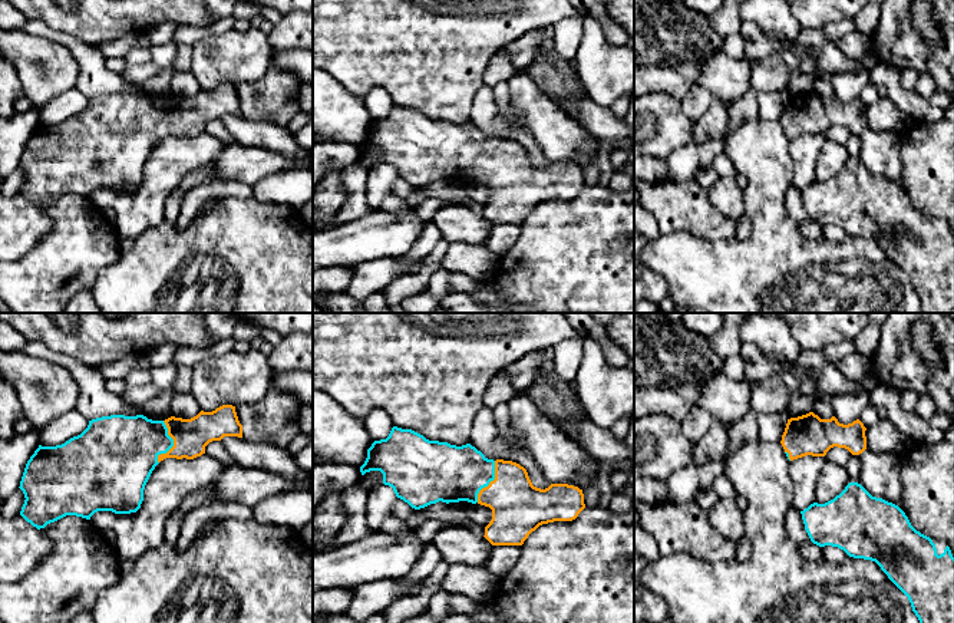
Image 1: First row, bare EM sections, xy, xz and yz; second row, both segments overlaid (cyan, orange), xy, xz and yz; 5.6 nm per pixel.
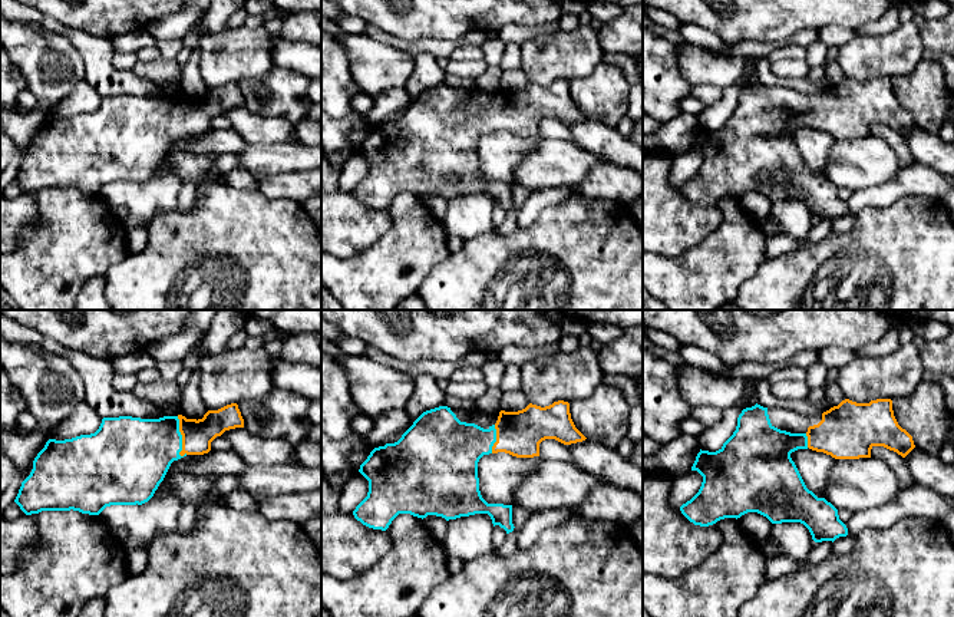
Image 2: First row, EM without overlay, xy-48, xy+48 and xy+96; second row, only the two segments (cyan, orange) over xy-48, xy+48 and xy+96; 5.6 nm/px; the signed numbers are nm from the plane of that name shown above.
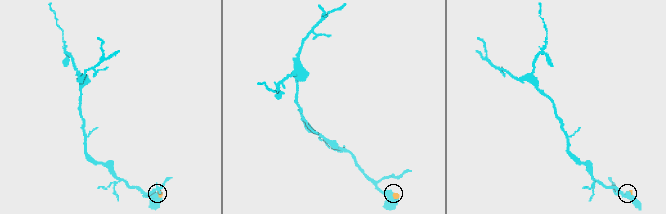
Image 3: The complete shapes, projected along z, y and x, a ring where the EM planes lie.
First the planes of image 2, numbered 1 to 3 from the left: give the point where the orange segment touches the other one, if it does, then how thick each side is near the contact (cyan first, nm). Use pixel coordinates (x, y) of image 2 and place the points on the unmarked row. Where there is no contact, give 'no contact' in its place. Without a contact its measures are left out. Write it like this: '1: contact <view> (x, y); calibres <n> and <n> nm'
1: contact xy-48 (181, 115); calibres 380 and 180 nm
2: contact xy+48 (495, 118); calibres 320 and 260 nm
3: contact xy+96 (806, 119); calibres 300 and 320 nm

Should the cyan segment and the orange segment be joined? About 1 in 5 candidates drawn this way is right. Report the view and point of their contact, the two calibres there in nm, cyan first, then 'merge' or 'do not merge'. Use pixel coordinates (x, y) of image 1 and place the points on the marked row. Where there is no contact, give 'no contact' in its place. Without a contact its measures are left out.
xy (172, 444) | 340/200 nm | merge

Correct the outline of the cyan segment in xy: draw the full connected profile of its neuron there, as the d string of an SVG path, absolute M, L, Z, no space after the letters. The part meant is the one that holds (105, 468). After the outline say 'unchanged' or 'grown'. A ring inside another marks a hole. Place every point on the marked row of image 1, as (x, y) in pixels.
M222 405L212 412L201 411L191 419L171 416L152 421L143 415L92 419L80 435L56 446L39 445L30 456L19 487L26 498L20 515L40 530L66 515L90 520L98 511L136 512L143 501L145 485L161 461L194 459L205 454L209 442L224 436L242 438L242 425L232 405Z; grown

